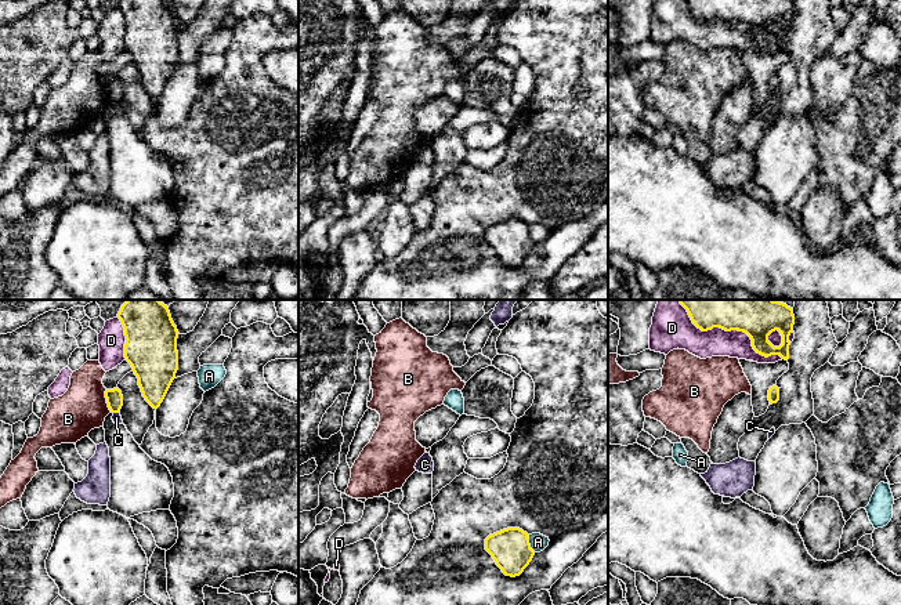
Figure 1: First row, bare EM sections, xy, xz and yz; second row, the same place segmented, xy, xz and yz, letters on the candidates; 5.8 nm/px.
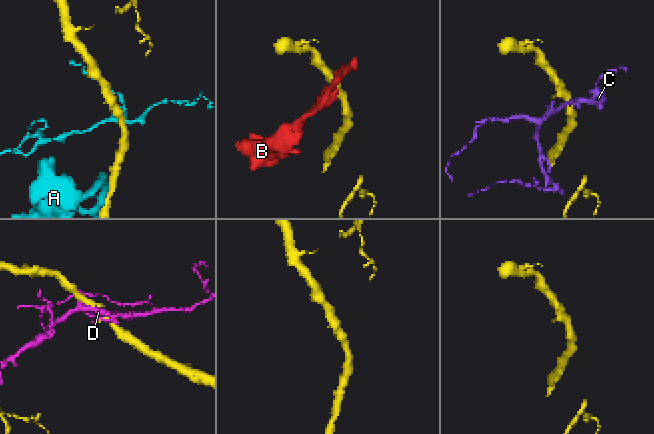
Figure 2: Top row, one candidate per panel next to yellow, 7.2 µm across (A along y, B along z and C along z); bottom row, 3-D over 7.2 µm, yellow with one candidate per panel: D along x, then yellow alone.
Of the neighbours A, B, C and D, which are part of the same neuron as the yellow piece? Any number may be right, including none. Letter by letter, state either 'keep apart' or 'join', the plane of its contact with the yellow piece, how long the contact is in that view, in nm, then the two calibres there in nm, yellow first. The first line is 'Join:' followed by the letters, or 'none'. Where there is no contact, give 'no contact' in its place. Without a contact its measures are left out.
Join: none
A: keep apart | xz | 110 nm | 240/100 nm
B: keep apart | xy | 130 nm | 100/280 nm
C: keep apart | xy | 30 nm | 100/60 nm
D: keep apart | yz | 650 nm | 180/160 nm

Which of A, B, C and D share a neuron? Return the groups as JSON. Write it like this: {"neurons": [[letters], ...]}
{"neurons": [["A"], ["B"], ["C"], ["D"]]}

